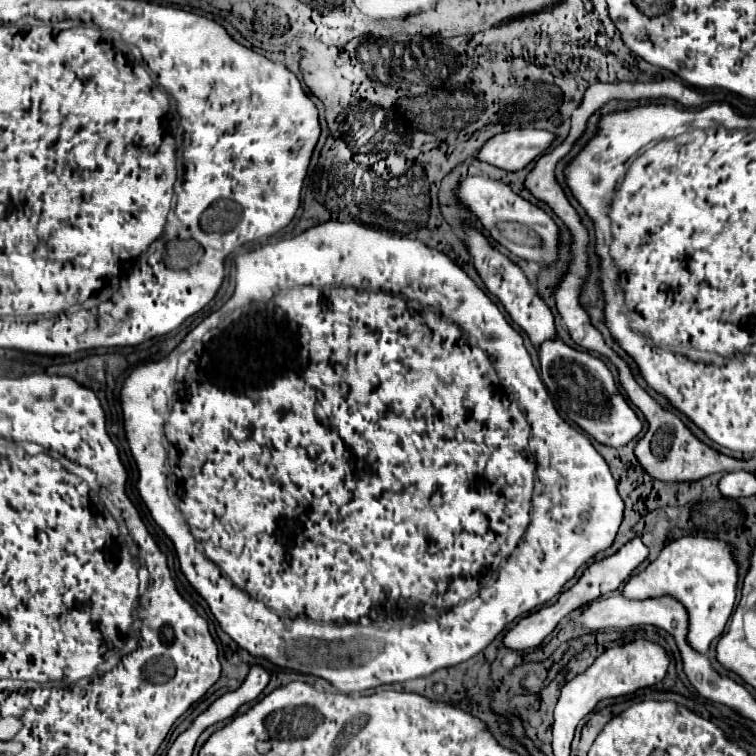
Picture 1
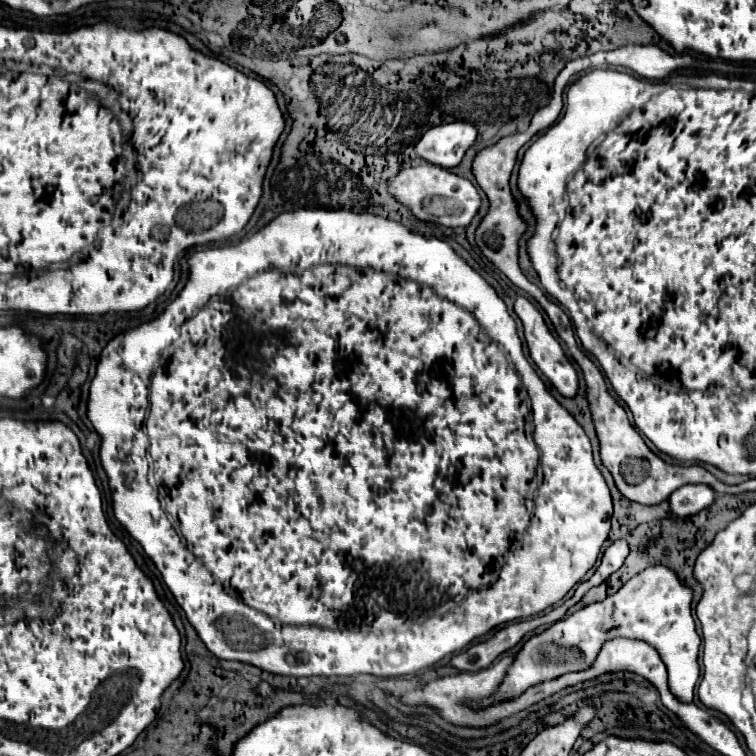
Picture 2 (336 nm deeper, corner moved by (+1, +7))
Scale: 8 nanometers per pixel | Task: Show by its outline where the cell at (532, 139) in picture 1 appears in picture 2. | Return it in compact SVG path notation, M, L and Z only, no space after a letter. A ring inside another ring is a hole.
M452 122L428 128L428 132L416 144L416 152L436 166L456 168L476 140L476 126L468 122Z

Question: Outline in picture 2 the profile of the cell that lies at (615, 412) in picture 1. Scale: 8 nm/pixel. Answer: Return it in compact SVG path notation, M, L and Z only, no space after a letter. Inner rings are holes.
M518 296L516 304L514 304L514 312L518 314L518 318L522 320L522 326L524 326L524 338L526 338L526 344L528 344L528 350L530 350L530 358L534 360L534 364L540 368L540 372L554 384L554 388L564 396L564 398L574 398L576 396L576 390L578 390L578 372L576 368L572 366L572 362L568 360L568 356L564 354L560 342L552 336L550 328L546 326L540 310L524 296Z

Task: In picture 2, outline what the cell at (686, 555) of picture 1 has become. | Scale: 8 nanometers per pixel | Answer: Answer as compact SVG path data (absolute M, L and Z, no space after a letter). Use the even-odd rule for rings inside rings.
M650 566L628 580L616 594L604 598L602 602L588 604L566 620L562 618L548 626L544 632L532 636L518 652L516 662L512 670L508 670L508 676L504 678L500 690L484 702L472 702L472 706L488 706L496 700L514 698L528 686L552 680L572 670L584 670L596 658L602 642L612 636L632 636L638 640L648 640L648 644L652 644L660 652L660 658L668 668L668 684L672 692L676 692L680 700L692 700L694 686L700 676L700 636L692 622L692 598L692 588L688 588L672 568Z

